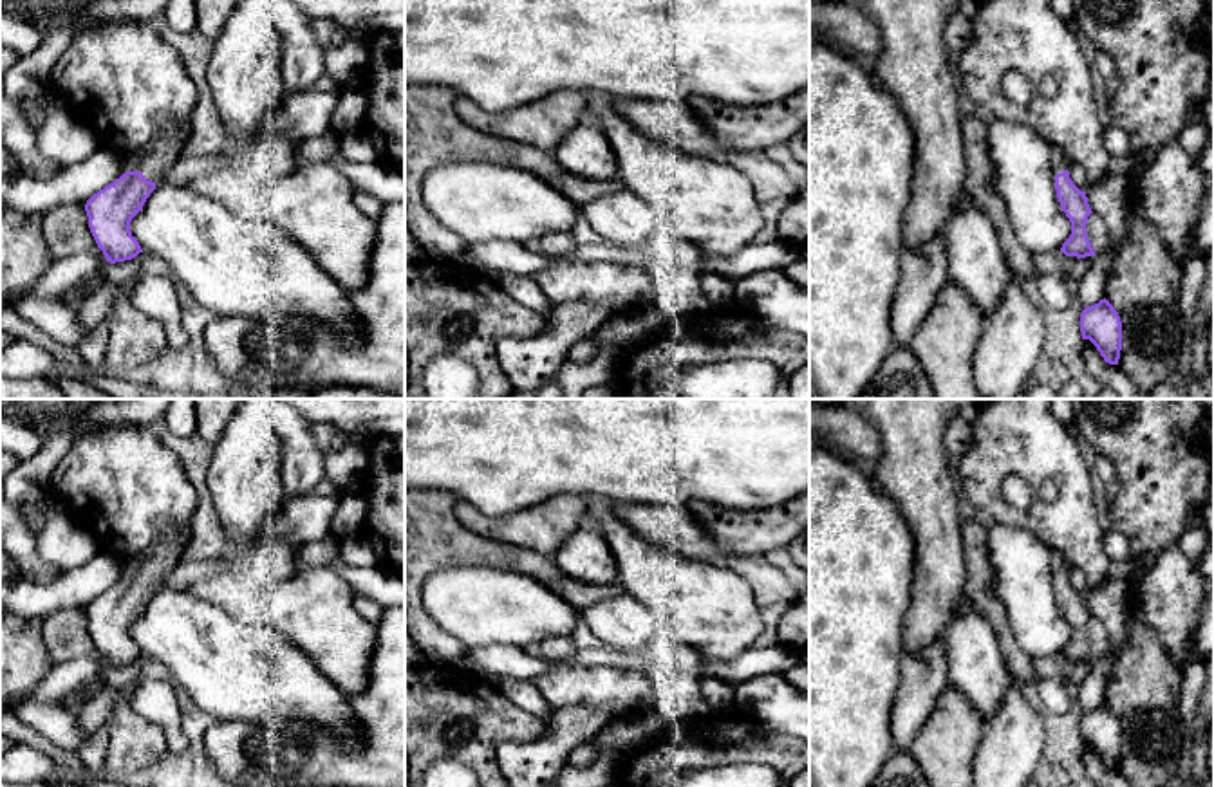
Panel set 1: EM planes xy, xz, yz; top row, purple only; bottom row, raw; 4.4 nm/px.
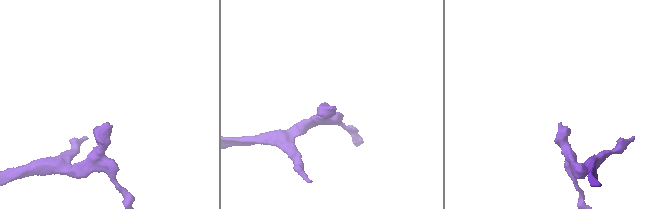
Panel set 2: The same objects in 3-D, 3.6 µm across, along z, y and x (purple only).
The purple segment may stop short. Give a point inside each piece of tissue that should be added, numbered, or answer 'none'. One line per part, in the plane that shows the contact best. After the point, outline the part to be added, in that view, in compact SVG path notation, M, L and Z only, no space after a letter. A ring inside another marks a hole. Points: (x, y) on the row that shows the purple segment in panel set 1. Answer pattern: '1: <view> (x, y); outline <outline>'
1: xy (161, 152); outline M164 123L159 128L159 135L154 137L139 153L128 157L128 171L141 171L146 181L155 186L161 184L163 175L181 157L184 139L181 137L181 126L175 123Z

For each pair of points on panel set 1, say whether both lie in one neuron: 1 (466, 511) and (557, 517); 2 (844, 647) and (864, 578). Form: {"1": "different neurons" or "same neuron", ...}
{"1": "same neuron", "2": "same neuron"}

